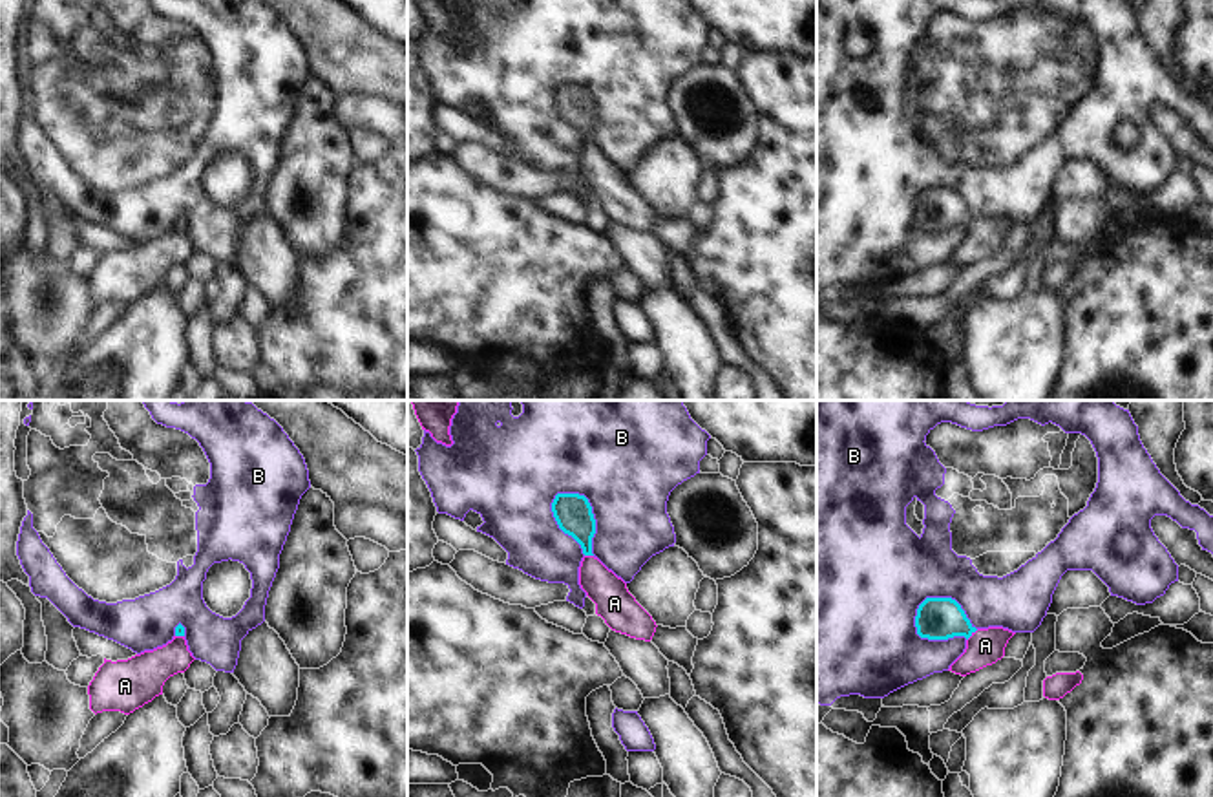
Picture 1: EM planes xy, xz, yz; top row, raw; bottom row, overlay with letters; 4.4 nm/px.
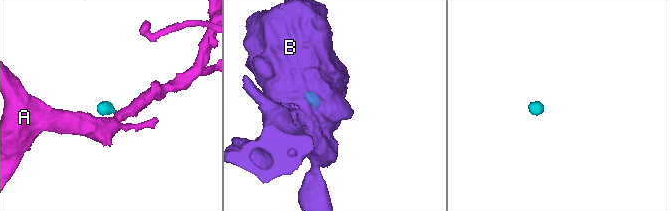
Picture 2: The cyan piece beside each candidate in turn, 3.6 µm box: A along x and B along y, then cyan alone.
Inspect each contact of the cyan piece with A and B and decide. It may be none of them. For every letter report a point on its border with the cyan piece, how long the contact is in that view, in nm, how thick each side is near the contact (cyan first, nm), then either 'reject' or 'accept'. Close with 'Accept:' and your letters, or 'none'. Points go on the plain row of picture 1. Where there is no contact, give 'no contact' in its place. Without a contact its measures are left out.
A: yz (970, 225) | 80 nm | 190/160 nm | reject
B: xz (590, 103) | 320 nm | 160/440 nm | accept
Accept: B

